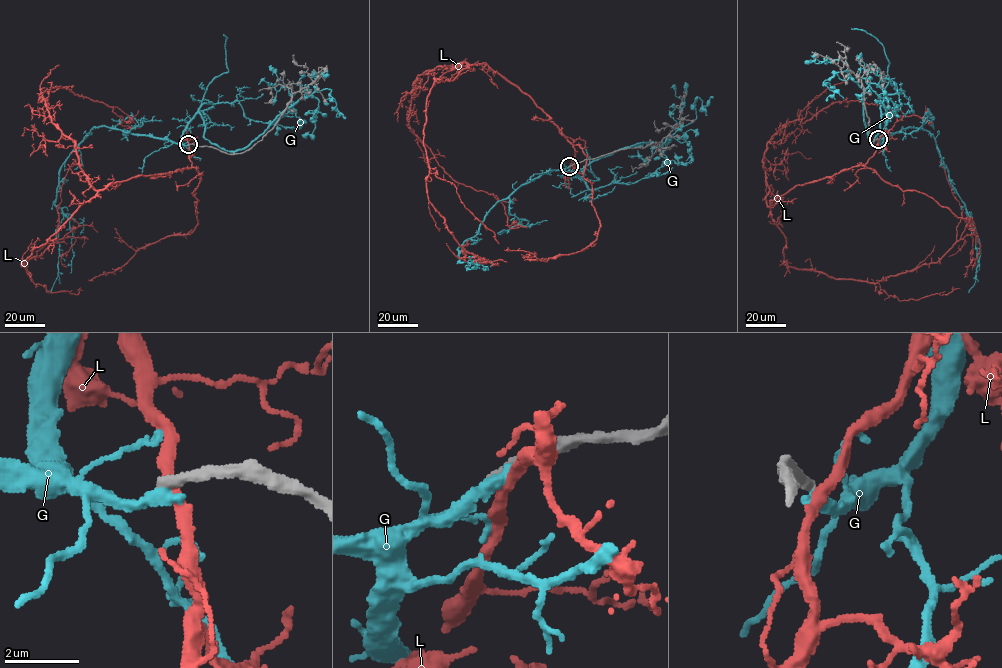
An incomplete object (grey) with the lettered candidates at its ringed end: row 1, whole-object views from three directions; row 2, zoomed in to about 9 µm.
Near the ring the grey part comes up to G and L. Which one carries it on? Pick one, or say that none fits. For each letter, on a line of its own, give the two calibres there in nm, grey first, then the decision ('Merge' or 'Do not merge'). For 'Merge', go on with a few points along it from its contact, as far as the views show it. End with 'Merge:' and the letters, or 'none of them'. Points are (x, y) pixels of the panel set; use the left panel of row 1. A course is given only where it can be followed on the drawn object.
G: Thickness 320 nm (grey) against 360 nm. Do not merge
L: Thickness 320 nm (grey) against 320 nm. Do not merge
Merge: none of them

